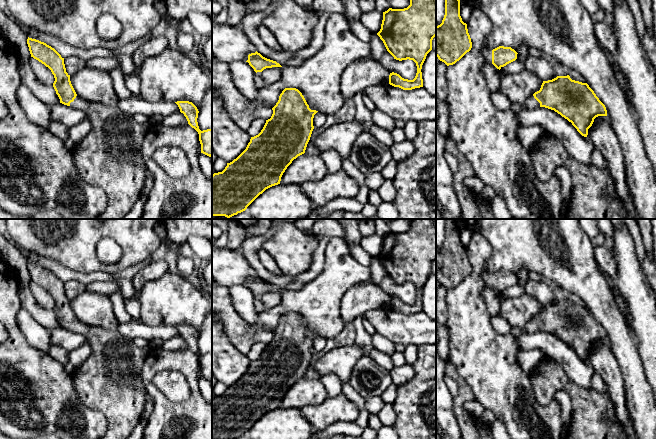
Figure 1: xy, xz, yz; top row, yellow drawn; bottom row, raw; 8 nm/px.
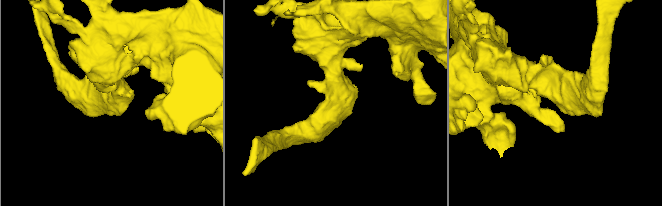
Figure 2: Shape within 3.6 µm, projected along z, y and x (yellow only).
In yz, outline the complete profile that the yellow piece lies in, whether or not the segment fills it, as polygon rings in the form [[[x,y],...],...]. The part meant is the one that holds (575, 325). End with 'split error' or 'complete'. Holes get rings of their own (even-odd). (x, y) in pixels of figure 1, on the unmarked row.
[[[569,299],[557,300],[548,305],[543,305],[539,315],[530,320],[522,332],[535,333],[545,331],[554,334],[567,343],[584,361],[588,359],[588,353],[598,340],[607,340],[605,329],[599,324],[587,307],[572,304]]] | split error

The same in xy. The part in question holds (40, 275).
[[[28,261],[27,268],[31,281],[48,291],[54,299],[53,311],[60,327],[85,335],[90,344],[90,356],[72,373],[72,377],[75,390],[86,406],[101,411],[106,417],[108,427],[101,439],[126,439],[140,421],[145,408],[147,392],[141,372],[149,349],[135,346],[117,330],[90,327],[80,322],[66,296],[64,282],[54,272],[39,264]]] | split error

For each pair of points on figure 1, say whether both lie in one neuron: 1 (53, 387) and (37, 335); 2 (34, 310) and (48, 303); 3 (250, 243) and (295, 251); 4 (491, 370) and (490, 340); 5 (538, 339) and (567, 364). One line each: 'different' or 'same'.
1: different
2: different
3: different
4: same
5: same

